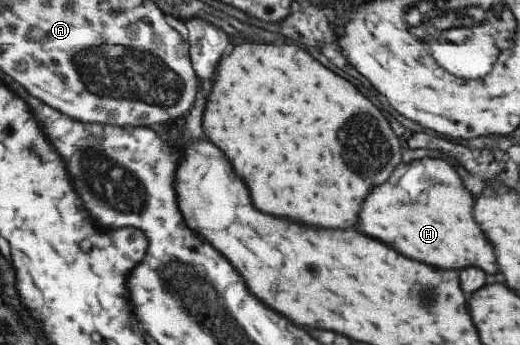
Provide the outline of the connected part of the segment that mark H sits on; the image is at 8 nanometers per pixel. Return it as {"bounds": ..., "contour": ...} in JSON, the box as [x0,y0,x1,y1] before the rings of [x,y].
{"bounds":[356,159,494,273],"contour":[[[414,159],[398,165],[382,185],[372,187],[360,209],[356,229],[364,235],[376,235],[376,239],[400,255],[428,265],[444,269],[480,267],[486,273],[494,273],[492,247],[474,225],[470,211],[472,197],[448,163],[440,159]]]}

